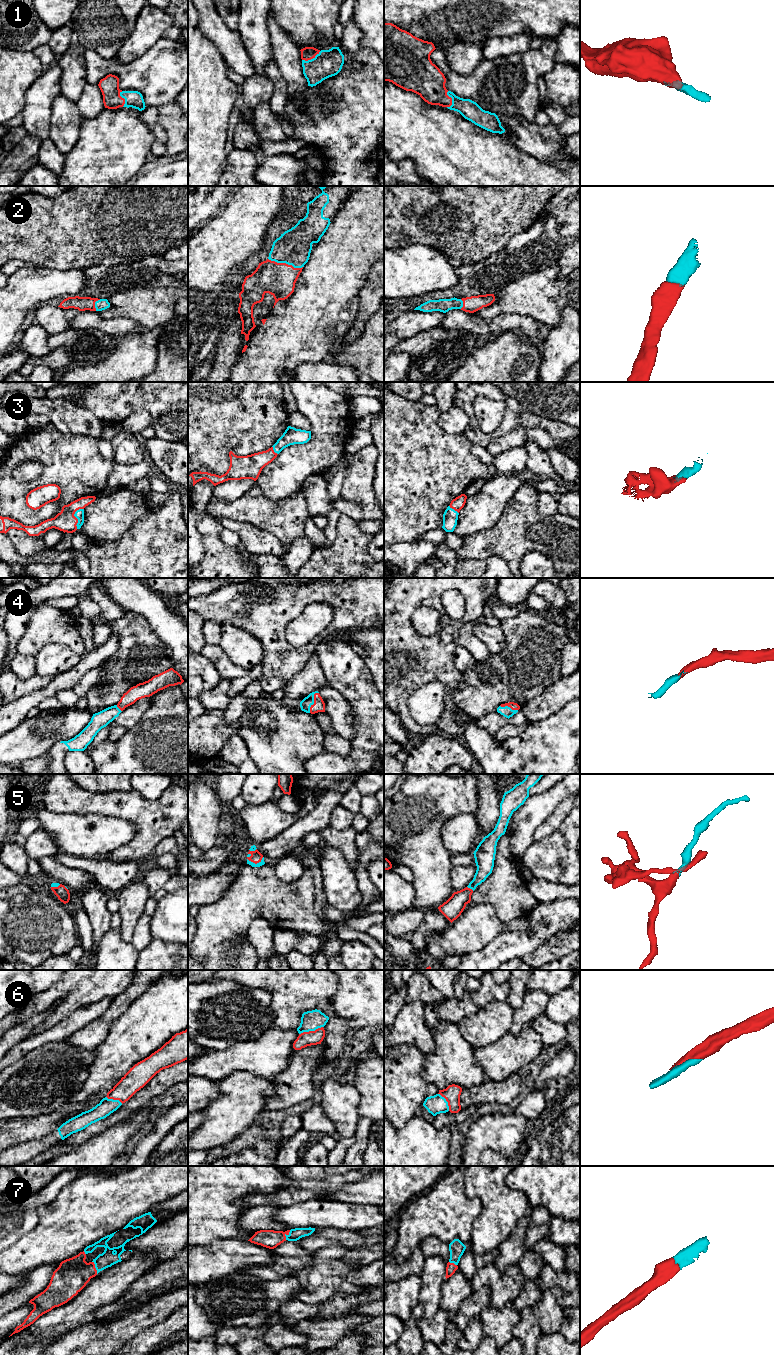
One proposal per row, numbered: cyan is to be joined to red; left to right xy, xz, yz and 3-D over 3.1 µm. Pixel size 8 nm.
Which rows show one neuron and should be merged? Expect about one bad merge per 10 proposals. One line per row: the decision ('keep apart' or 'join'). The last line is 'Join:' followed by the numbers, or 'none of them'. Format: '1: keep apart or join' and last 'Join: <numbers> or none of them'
1: join
2: join
3: join
4: join
5: join
6: join
7: join
Join: 1, 2, 3, 4, 5, 6, 7

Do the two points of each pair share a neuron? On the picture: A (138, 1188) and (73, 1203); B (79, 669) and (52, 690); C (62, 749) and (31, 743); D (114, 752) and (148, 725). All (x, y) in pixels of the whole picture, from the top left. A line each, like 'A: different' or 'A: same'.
A: same
B: same
C: different
D: same

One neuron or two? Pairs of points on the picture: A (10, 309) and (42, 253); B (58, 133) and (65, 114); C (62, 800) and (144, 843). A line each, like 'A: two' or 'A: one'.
A: two
B: one
C: one

